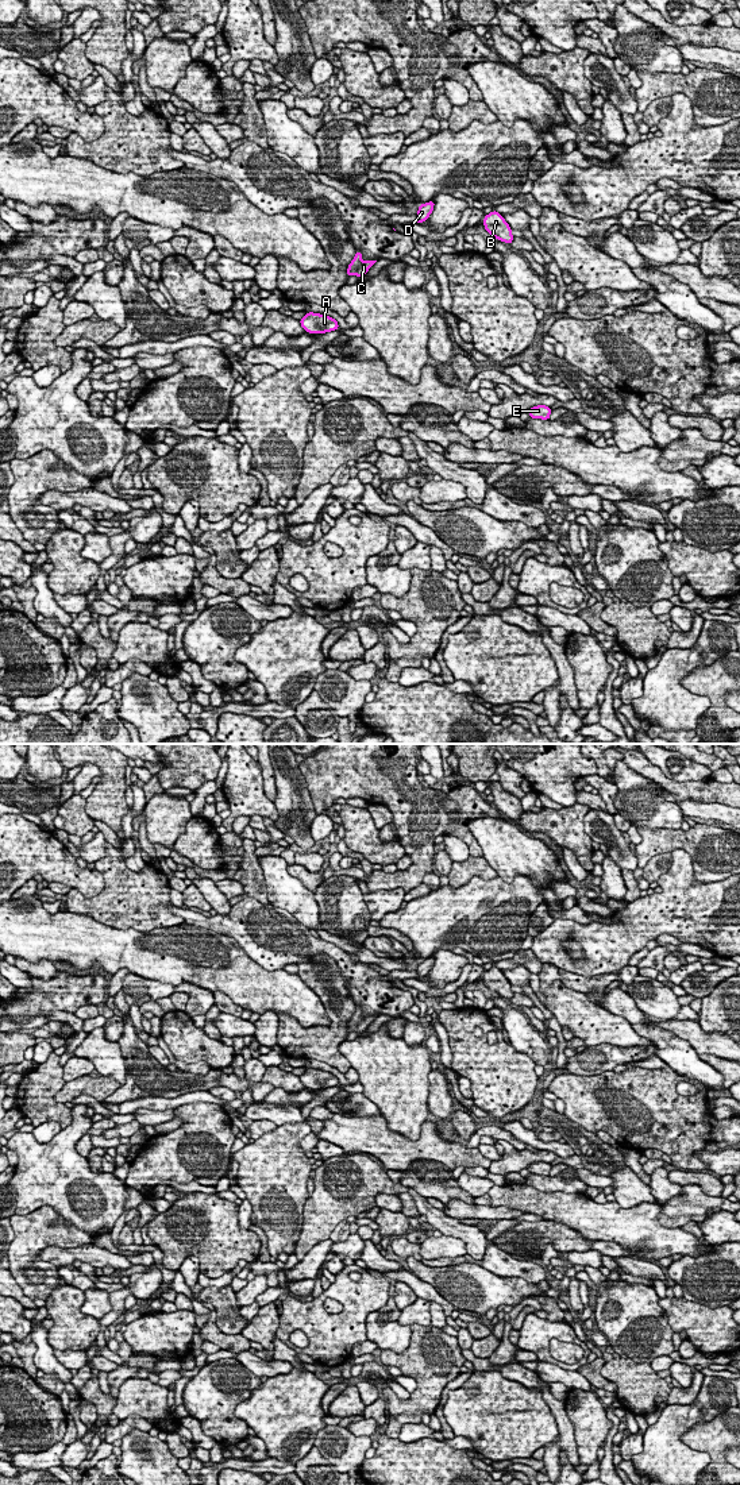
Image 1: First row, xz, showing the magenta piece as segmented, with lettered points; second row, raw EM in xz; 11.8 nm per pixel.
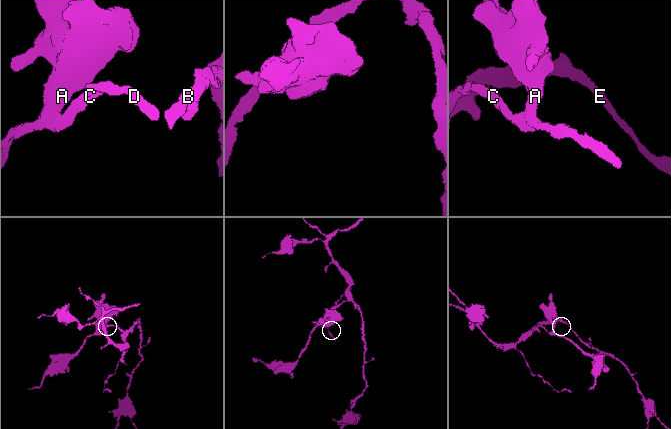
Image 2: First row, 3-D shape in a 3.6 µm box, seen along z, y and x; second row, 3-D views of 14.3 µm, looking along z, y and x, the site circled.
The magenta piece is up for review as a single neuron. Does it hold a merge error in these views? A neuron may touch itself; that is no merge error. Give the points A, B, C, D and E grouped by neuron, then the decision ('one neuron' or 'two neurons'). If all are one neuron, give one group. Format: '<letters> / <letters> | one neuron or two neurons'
A B C D E | one neuron

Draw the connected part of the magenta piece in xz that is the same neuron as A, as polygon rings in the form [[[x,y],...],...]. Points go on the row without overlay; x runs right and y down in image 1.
[[[313,1068],[305,1069],[300,1080],[308,1089],[325,1089],[339,1084],[338,1077],[331,1072]]]

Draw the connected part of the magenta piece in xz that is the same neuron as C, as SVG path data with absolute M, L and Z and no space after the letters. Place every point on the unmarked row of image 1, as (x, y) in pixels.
M356 1007L354 1015L351 1017L351 1019L347 1023L347 1033L356 1031L356 1033L361 1034L377 1018L374 1015L371 1015L371 1017L363 1017L362 1011L363 1010L361 1007Z

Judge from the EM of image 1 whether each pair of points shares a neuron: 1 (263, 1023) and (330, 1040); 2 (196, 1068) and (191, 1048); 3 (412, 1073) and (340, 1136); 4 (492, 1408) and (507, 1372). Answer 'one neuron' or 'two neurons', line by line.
1: two neurons
2: two neurons
3: two neurons
4: two neurons

